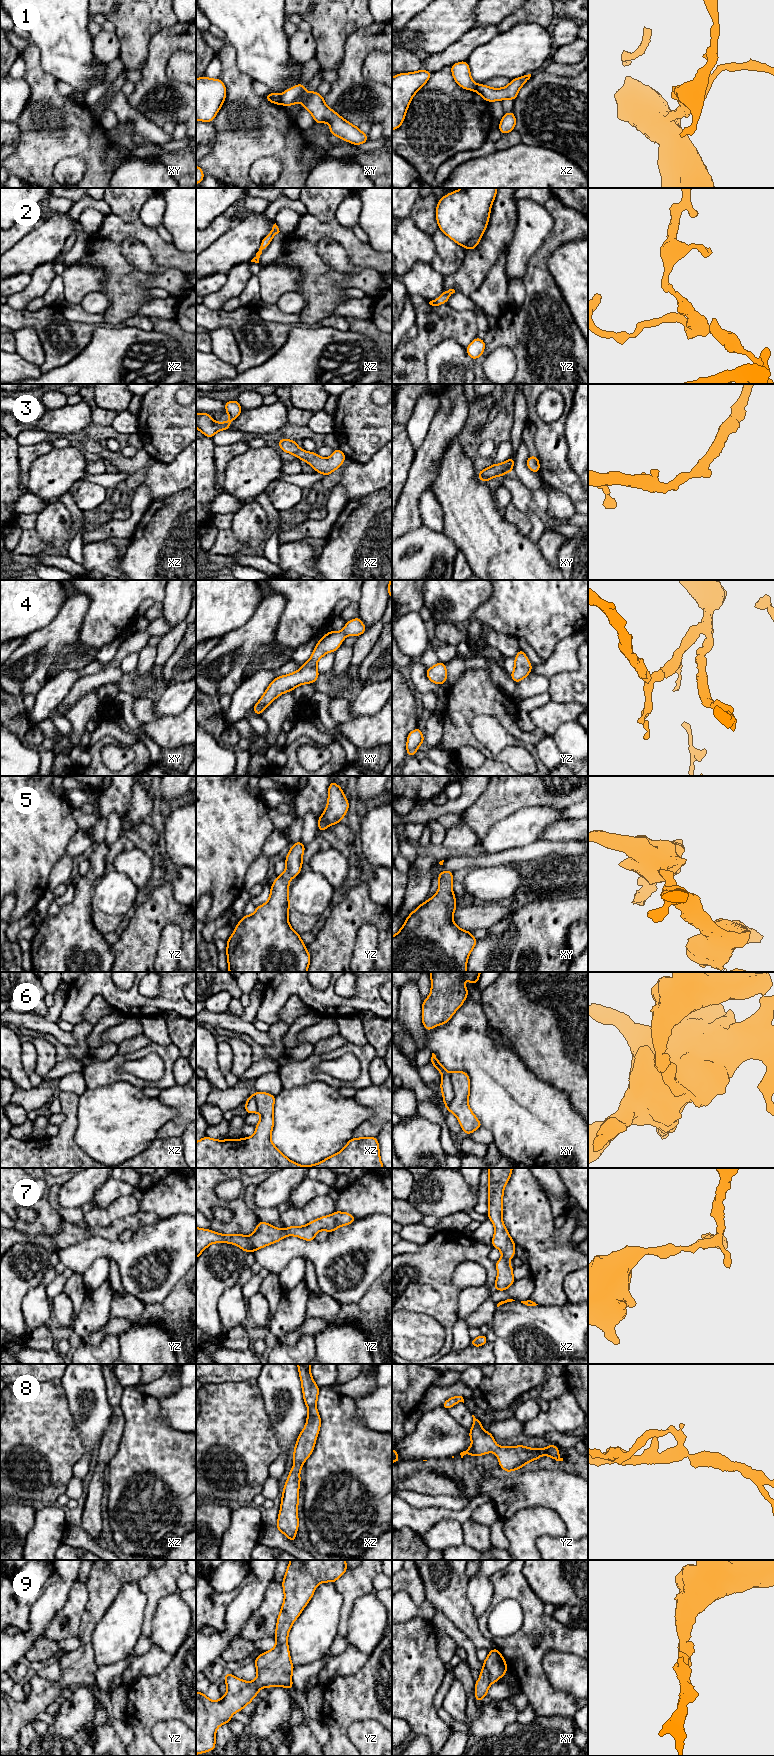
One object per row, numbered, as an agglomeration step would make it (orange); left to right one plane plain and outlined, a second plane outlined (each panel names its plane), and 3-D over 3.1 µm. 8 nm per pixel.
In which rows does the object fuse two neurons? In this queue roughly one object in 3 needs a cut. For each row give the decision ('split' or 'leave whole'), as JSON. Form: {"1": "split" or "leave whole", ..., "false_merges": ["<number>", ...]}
{"1": "split", "2": "leave whole", "3": "leave whole", "4": "leave whole", "5": "leave whole", "6": "split", "7": "leave whole", "8": "leave whole", "9": "leave whole", "false_merges": ["1", "6"]}

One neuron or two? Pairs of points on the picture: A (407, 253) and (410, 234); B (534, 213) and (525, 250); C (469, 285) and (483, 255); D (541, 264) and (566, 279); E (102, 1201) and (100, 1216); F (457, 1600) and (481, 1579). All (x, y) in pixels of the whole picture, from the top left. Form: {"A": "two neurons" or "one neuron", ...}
{"A": "one neuron", "B": "one neuron", "C": "one neuron", "D": "two neurons", "E": "two neurons", "F": "two neurons"}

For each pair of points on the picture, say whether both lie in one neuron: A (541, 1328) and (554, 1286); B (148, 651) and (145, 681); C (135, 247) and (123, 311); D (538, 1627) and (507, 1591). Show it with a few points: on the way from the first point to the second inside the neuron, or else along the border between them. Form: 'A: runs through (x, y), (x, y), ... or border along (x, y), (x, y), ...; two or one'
A: border along (568, 1301), (562, 1304), (538, 1305); two
B: runs through (146, 658), (145, 674); one
C: border along (121, 243), (122, 255), (147, 275); two
D: runs through (533, 1616), (533, 1609), (518, 1594); one

